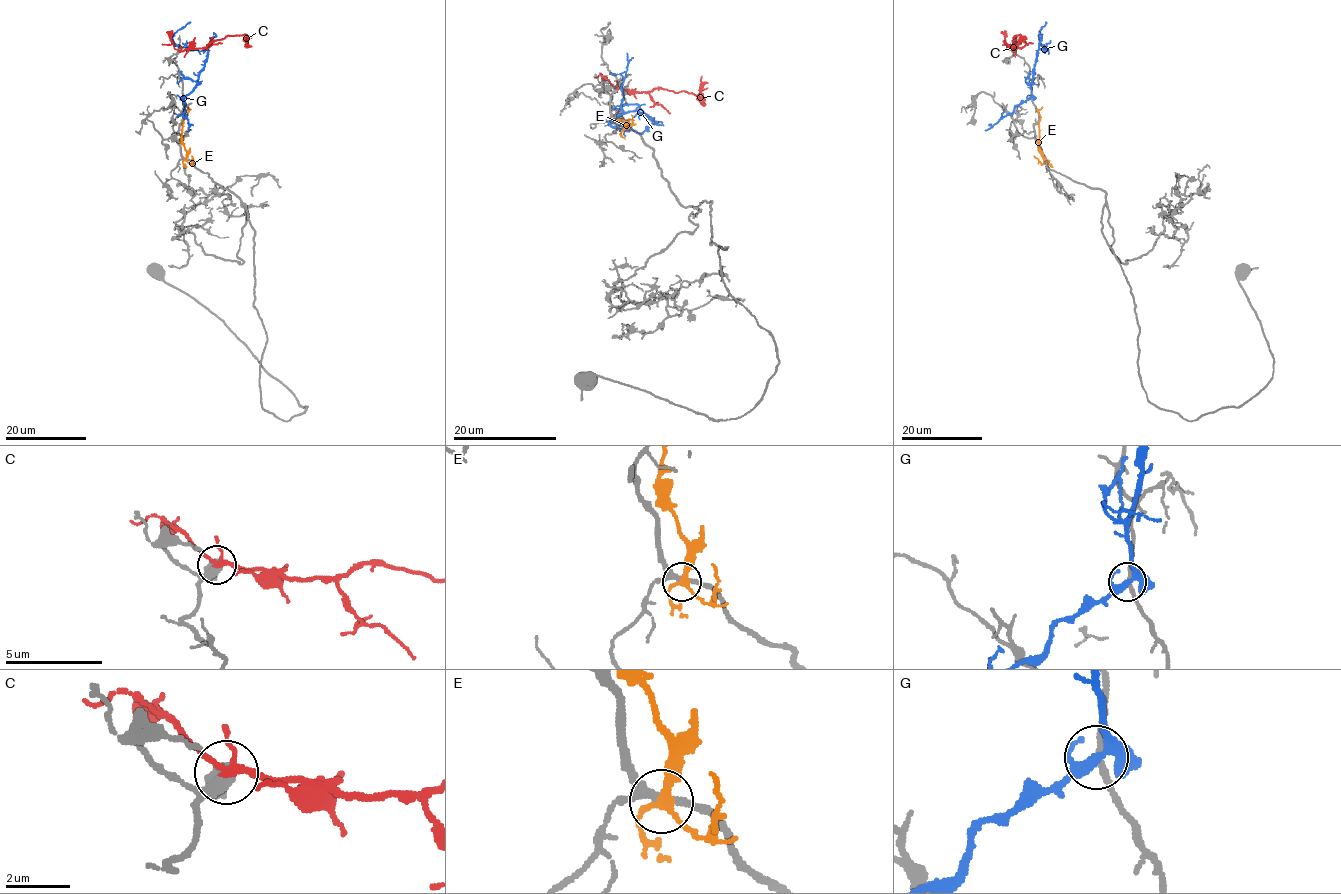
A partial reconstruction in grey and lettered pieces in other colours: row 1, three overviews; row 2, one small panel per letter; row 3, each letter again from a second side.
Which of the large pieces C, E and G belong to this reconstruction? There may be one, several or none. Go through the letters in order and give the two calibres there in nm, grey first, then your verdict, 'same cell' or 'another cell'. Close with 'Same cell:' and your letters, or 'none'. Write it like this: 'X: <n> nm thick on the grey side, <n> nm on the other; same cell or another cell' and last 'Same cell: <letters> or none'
C: 360 nm thick on the grey side, 190 nm on the other; same cell
E: 240 nm thick on the grey side, 240 nm on the other; another cell
G: 180 nm thick on the grey side, 280 nm on the other; another cell
Same cell: C

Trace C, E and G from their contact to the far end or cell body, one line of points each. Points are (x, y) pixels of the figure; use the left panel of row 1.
C: (180, 52), (205, 48), (227, 35), (246, 35), (246, 41)
E: (185, 159), (181, 137), (187, 107)
G: (184, 97), (197, 83), (208, 50), (178, 47), (173, 41), (177, 30), (190, 22)

